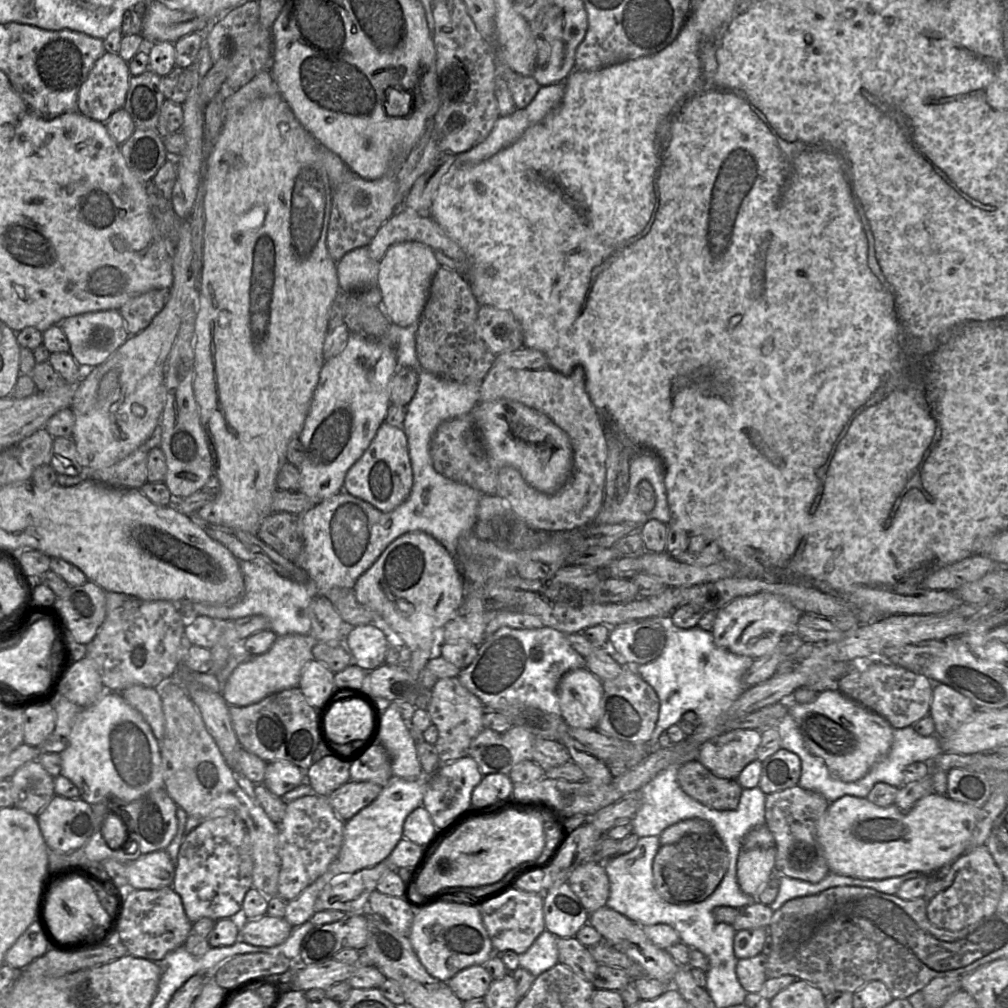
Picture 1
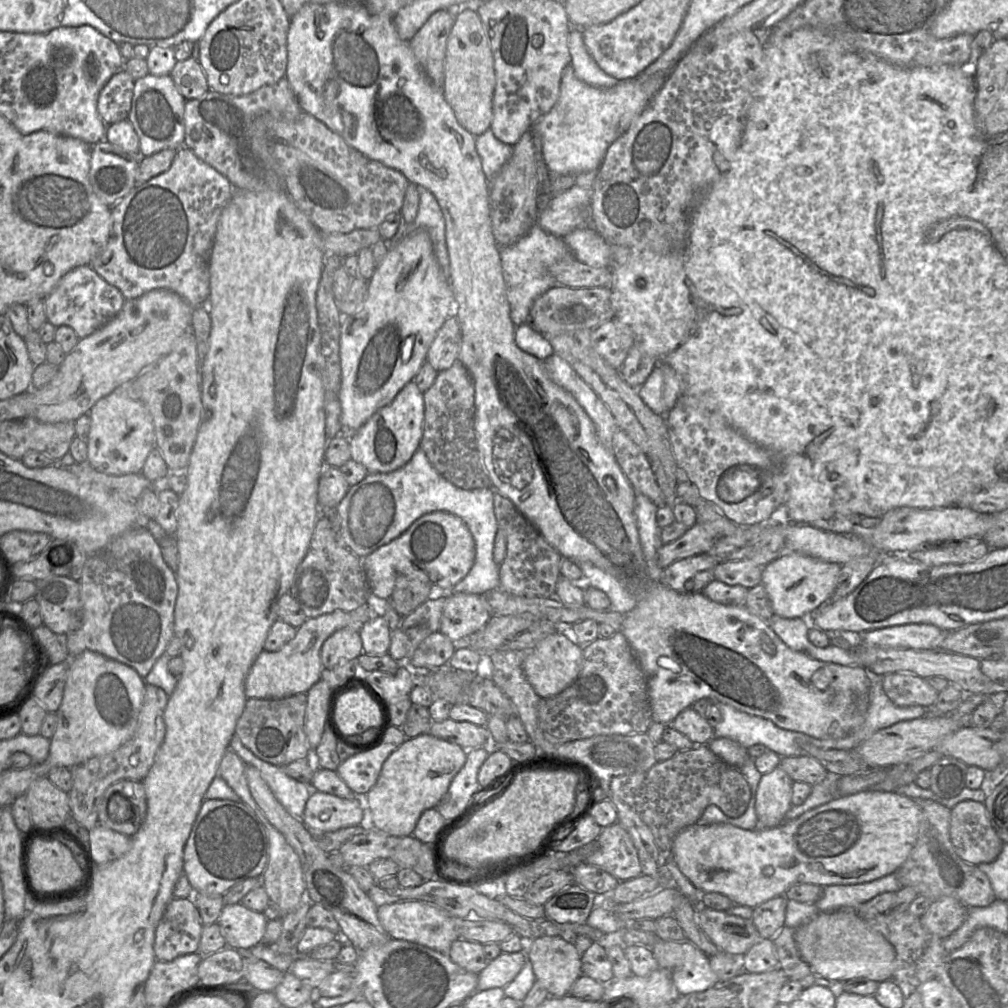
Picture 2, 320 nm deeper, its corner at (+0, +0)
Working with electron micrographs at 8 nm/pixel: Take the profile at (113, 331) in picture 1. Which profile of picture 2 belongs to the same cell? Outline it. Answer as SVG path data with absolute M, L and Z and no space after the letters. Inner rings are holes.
M91 265L78 266L66 273L54 290L44 299L46 321L55 327L61 325L72 328L79 339L83 339L112 320L122 309L125 298L119 289L100 277Z

